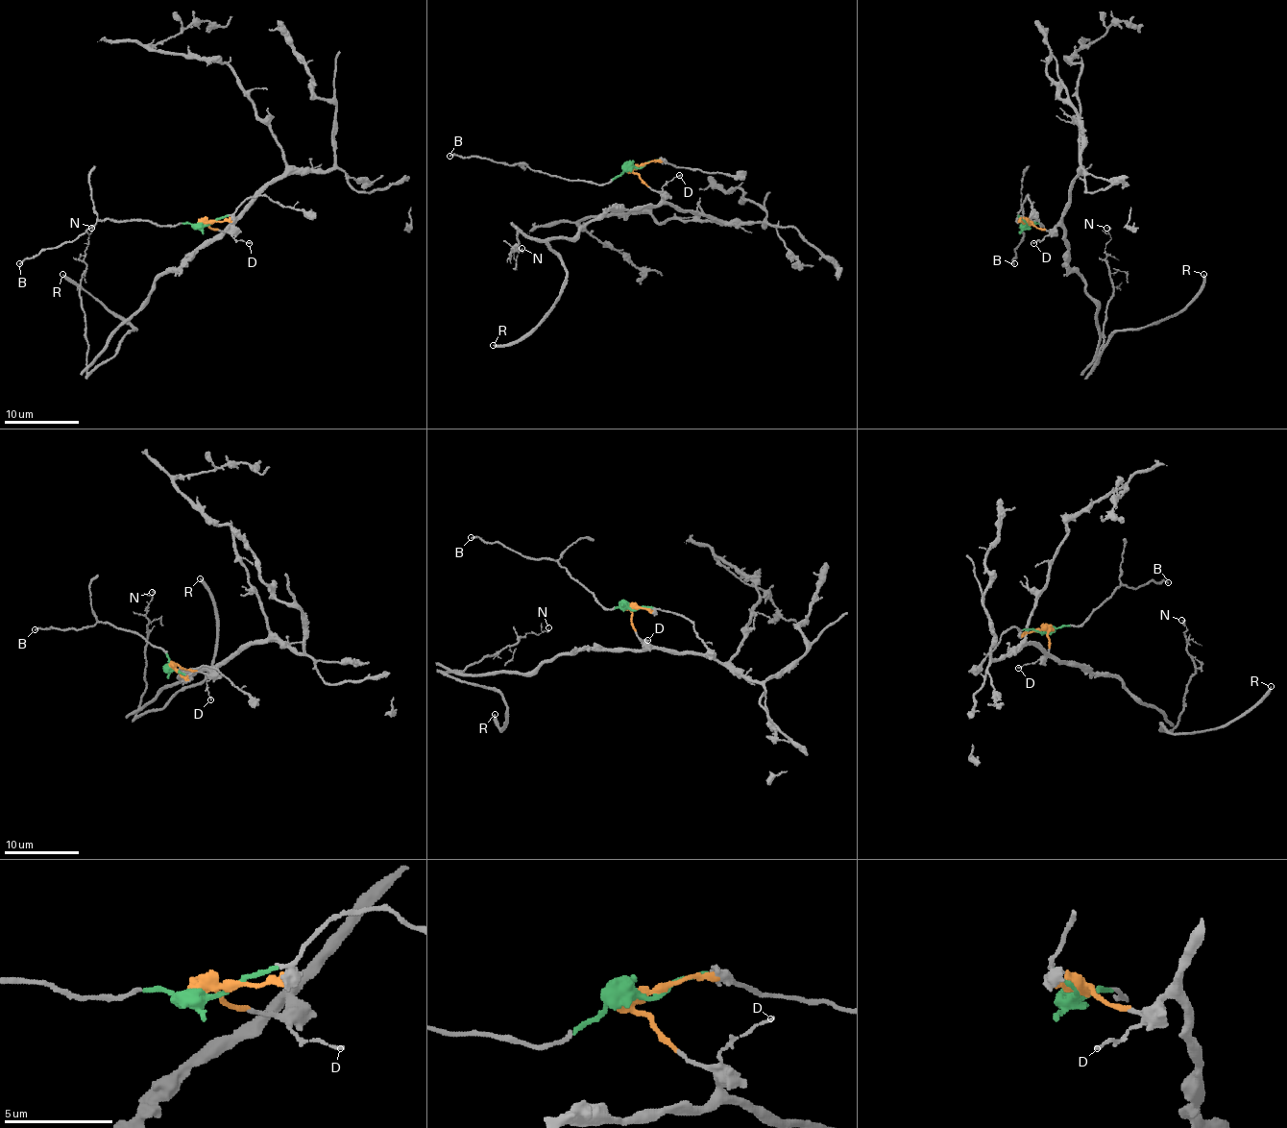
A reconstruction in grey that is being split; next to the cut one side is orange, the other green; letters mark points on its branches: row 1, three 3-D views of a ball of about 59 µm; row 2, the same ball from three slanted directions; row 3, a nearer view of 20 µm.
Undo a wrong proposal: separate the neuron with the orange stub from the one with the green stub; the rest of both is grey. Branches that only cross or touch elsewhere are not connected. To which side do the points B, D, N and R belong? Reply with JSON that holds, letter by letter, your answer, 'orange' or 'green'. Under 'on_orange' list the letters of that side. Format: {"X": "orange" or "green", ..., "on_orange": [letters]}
{"B": "green", "D": "orange", "N": "orange", "R": "orange", "on_orange": ["D", "N", "R"]}

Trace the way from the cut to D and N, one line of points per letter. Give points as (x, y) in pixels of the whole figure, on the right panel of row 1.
D: (1026, 223), (1032, 221), (1039, 229), (1050, 232), (1033, 243)
N: (1026, 223), (1065, 231), (1067, 264), (1097, 306), (1093, 365), (1113, 290), (1105, 227)

